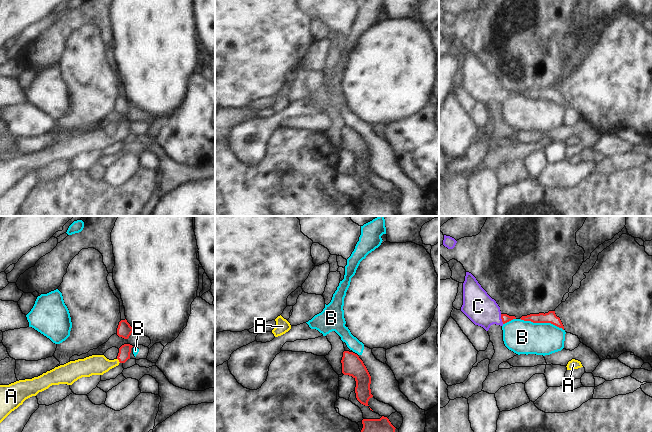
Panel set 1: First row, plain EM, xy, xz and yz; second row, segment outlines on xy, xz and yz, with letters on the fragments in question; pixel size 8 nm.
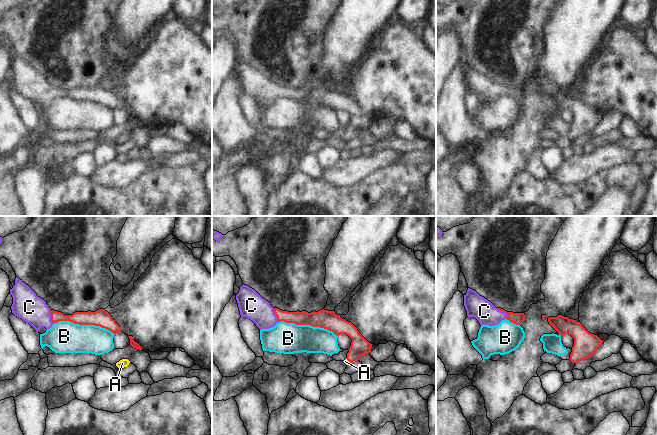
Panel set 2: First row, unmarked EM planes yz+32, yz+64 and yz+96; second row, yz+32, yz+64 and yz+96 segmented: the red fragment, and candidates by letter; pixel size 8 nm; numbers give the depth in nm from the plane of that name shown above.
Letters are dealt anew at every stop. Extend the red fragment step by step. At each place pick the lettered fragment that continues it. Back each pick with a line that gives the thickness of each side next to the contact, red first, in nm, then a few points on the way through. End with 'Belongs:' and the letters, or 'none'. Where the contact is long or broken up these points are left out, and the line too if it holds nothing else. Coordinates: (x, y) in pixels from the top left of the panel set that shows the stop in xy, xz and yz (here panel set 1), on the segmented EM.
A: 100/160 nm | across xy (124, 351), (118, 359), (110, 364), (96, 364)
C: 70/240 nm | across yz (505, 318), (501, 318), (483, 311), (478, 306)
Belongs: A, C

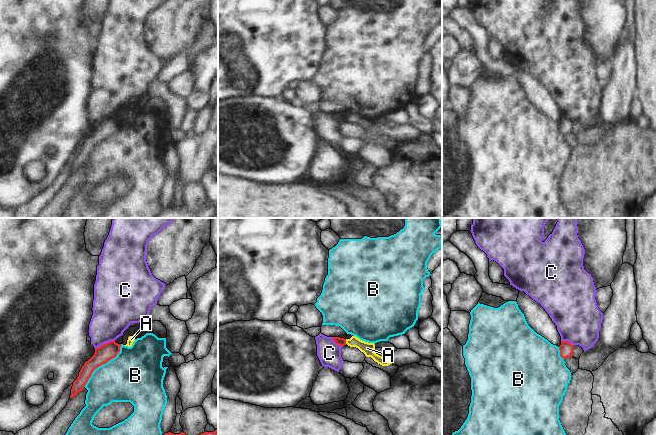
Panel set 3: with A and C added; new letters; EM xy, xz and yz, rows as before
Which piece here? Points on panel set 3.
Belongs: none

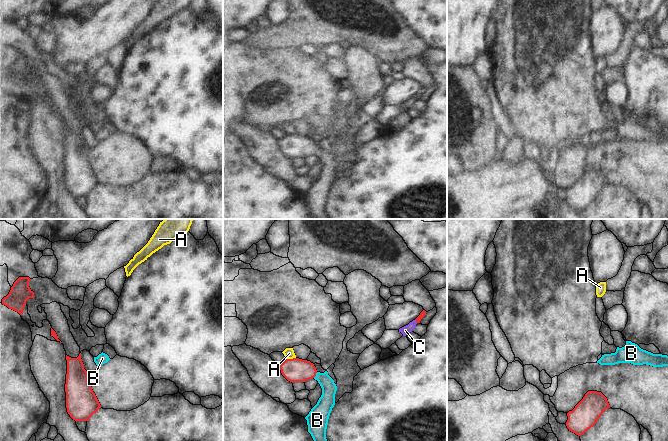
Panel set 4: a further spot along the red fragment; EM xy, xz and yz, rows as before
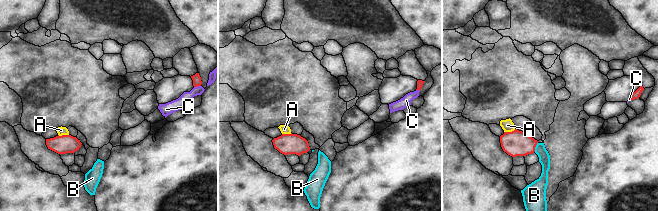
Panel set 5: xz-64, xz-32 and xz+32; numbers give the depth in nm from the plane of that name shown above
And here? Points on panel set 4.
B: 190/140 nm | across xz (294, 370), (307, 370), (315, 375), (326, 385), (326, 402)
Belongs: B

